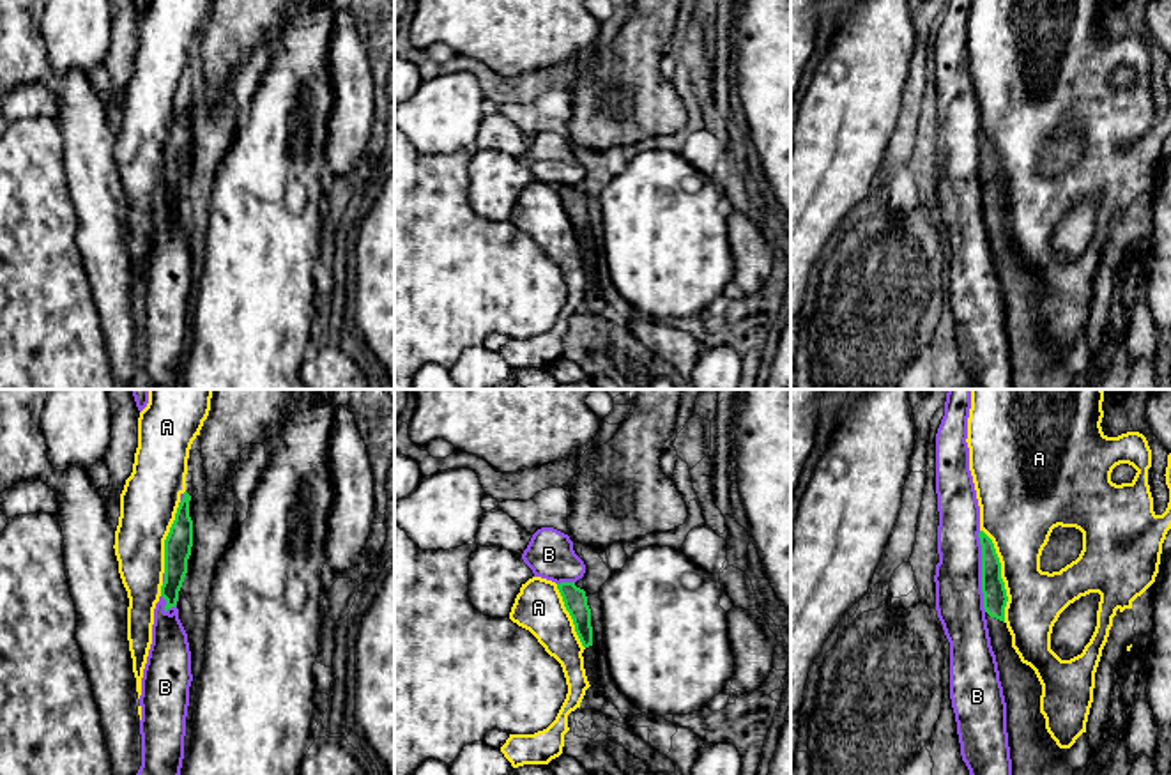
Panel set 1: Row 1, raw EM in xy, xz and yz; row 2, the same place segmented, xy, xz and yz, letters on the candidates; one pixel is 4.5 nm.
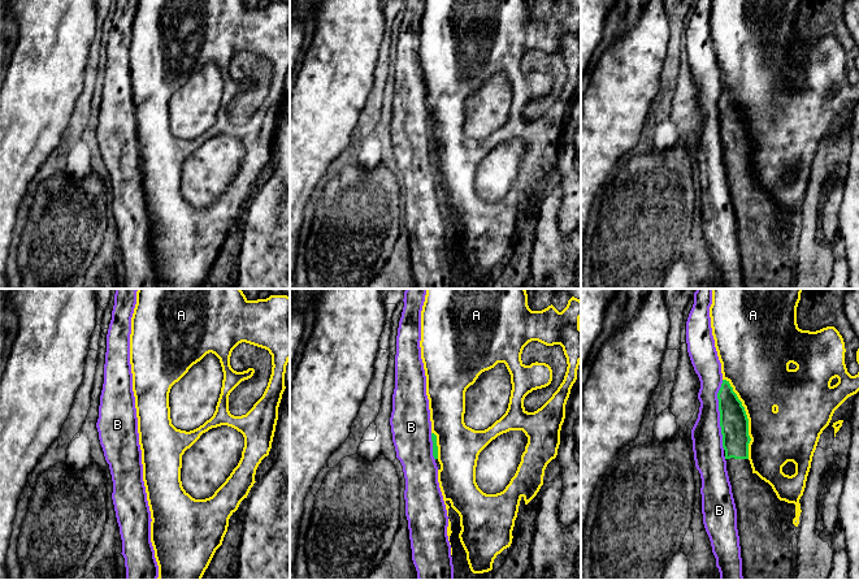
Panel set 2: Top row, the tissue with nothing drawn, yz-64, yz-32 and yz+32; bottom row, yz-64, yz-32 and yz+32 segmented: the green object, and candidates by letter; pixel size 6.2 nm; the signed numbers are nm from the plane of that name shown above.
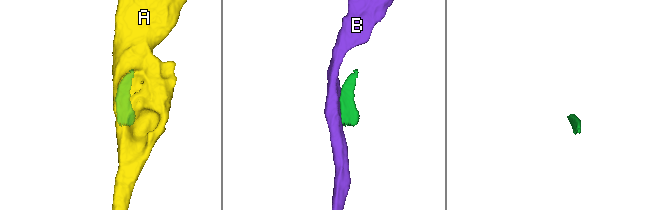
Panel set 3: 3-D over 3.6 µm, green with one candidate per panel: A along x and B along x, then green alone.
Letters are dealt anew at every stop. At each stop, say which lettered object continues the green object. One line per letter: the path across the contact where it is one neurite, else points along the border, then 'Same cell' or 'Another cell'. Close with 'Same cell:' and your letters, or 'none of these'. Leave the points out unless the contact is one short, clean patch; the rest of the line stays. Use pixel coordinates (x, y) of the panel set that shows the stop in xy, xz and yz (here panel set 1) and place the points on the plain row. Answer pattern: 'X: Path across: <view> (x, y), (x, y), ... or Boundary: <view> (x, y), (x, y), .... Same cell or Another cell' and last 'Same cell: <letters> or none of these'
A: Another cell
B: Boundary: yz (979, 135), (980, 195), (986, 214). Another cell
Same cell: none of these

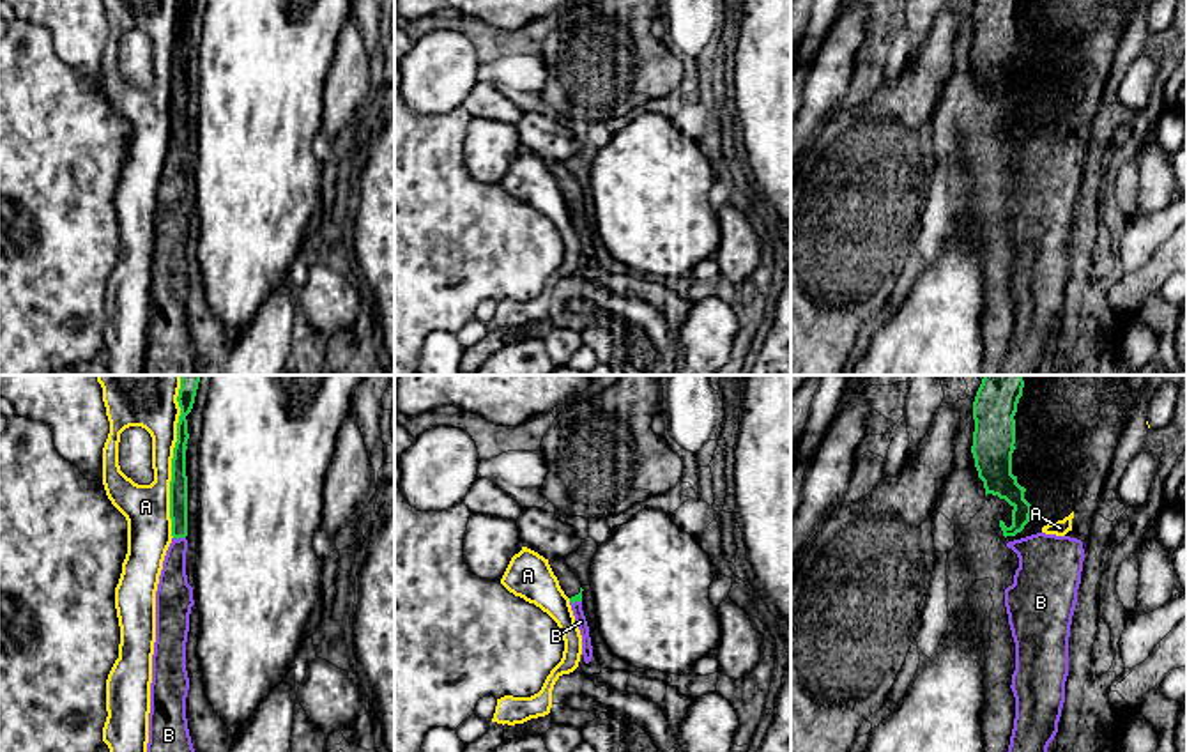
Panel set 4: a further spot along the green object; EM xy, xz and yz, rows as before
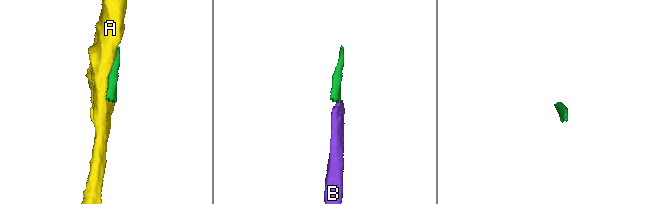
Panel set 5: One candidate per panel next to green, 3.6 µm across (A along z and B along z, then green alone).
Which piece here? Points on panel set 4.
A: Another cell
B: Path across: xy (179, 85), (179, 140), (174, 167), (174, 195). Same cell
Same cell: B

